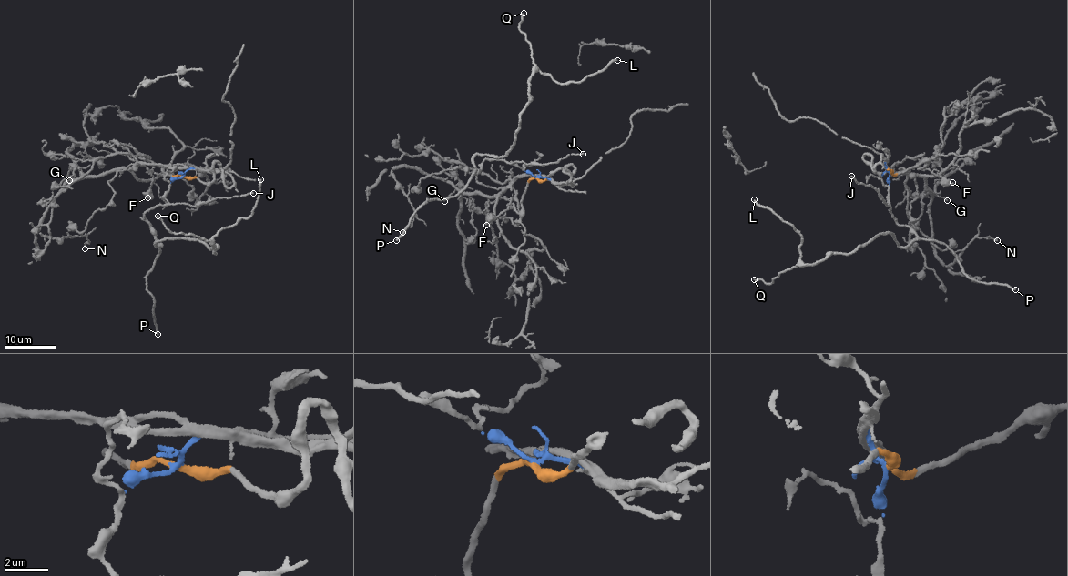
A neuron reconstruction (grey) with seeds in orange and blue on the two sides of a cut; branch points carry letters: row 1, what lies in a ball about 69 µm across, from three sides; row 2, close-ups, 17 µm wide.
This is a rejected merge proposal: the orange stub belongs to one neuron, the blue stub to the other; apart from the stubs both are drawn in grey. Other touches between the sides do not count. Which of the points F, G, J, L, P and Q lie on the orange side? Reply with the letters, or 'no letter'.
F, G

